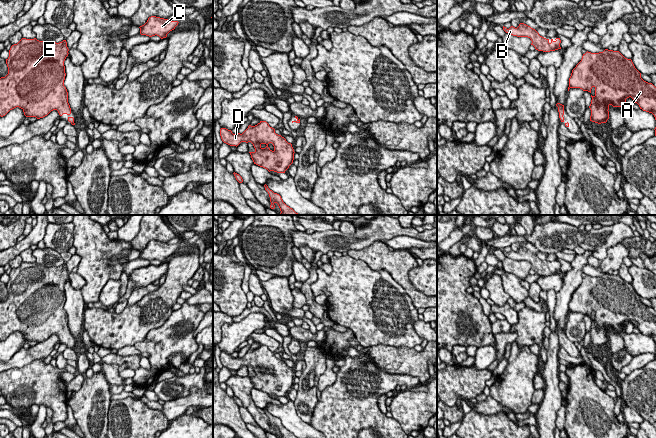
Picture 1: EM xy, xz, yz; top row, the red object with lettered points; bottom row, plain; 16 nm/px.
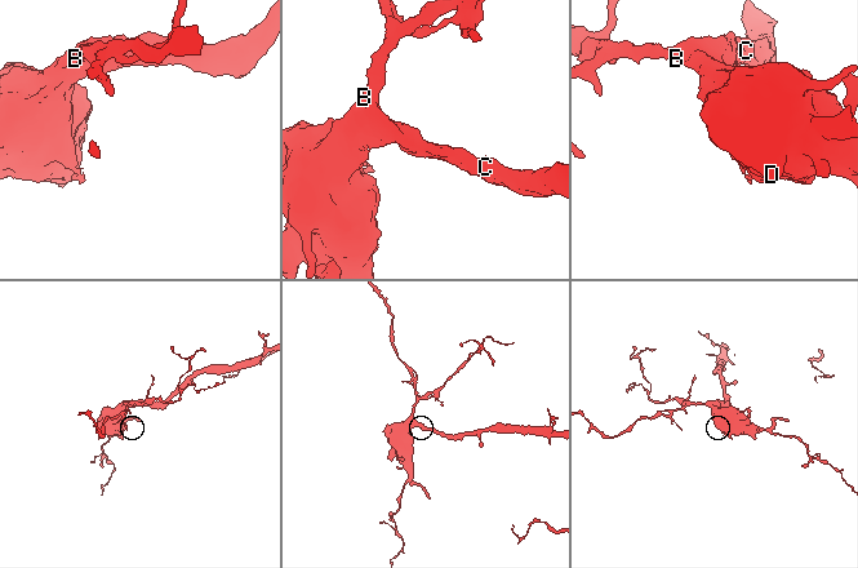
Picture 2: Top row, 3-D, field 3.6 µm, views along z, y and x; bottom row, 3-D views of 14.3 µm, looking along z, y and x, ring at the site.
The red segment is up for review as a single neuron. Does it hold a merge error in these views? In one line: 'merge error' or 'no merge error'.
no merge error

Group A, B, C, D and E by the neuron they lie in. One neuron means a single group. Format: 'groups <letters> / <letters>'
groups A B C D E

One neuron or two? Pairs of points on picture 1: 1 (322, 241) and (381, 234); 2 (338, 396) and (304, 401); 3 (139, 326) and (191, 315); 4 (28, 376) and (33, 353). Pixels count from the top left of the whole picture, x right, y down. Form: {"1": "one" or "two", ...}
{"1": "one", "2": "two", "3": "two", "4": "two"}

